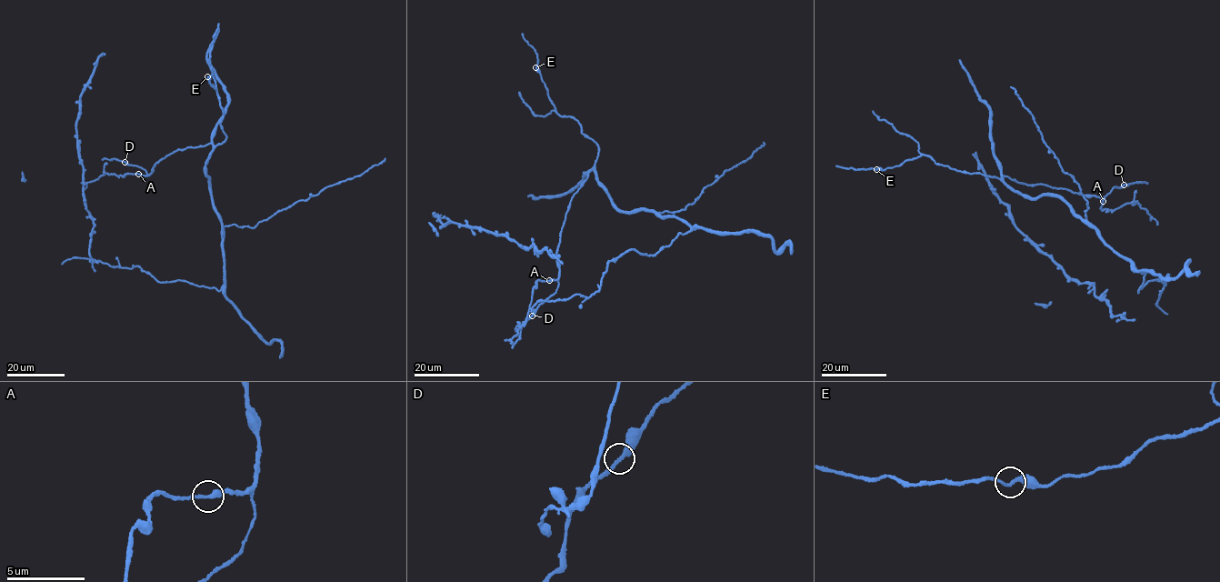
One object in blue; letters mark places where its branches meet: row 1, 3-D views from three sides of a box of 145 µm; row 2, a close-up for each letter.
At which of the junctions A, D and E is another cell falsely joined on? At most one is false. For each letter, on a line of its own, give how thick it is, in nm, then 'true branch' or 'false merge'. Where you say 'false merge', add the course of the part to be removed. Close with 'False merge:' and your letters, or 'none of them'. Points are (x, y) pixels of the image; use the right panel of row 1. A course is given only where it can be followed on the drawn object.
A: calibre 280 nm; true branch
D: calibre 280 nm; true branch
E: calibre 280 nm; true branch
False merge: none of them

